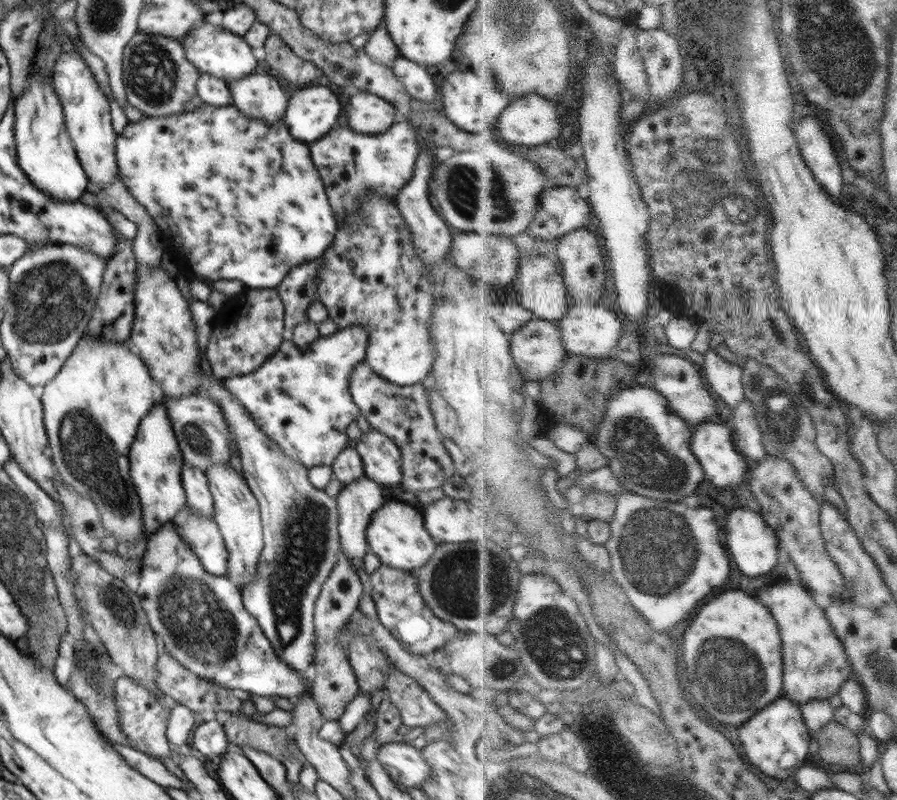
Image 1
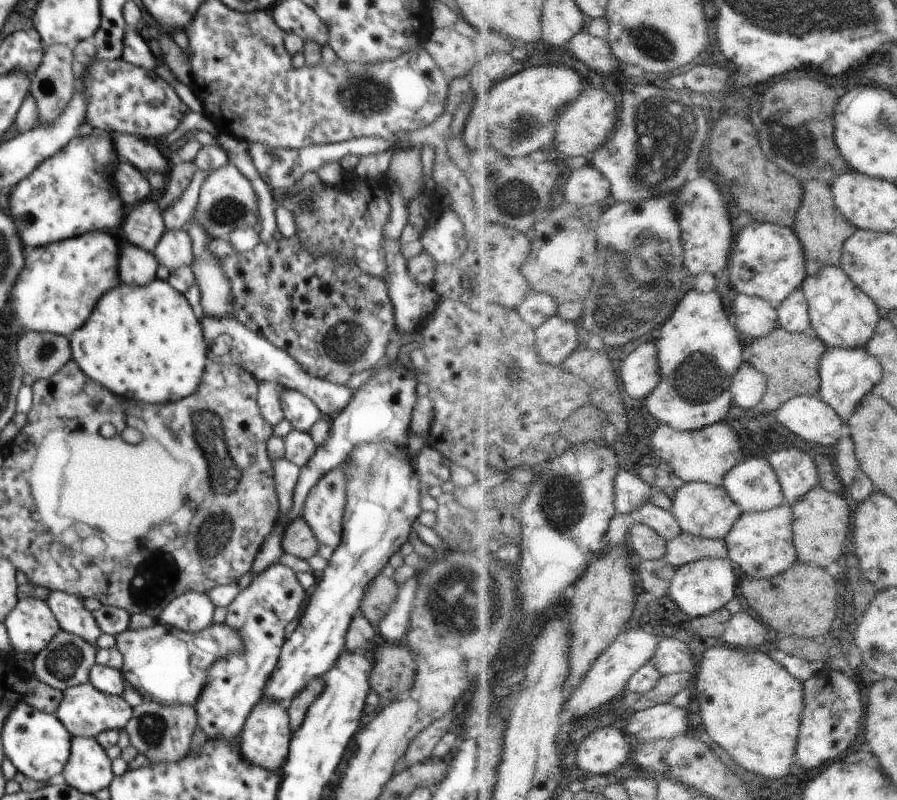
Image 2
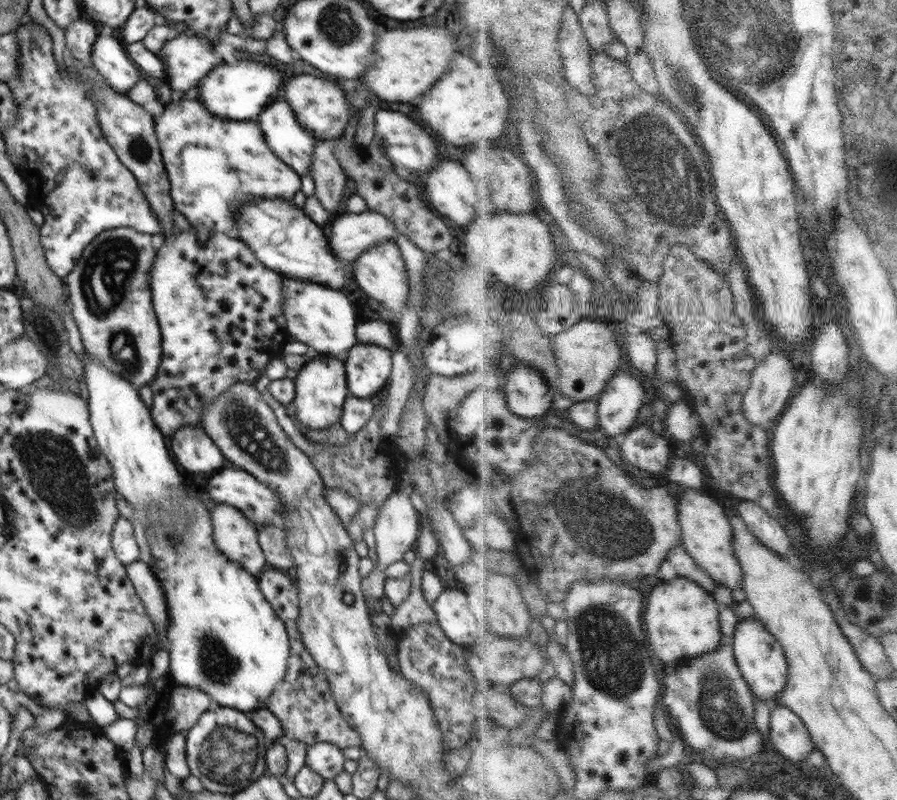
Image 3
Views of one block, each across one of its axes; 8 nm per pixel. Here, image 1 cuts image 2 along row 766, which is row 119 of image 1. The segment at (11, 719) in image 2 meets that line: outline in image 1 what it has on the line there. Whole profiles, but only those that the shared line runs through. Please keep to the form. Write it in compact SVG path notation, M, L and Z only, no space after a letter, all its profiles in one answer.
M33 58L33 60L31 60L31 66L29 66L29 75L28 75L28 76L27 76L27 86L25 86L25 90L23 90L23 94L21 94L21 96L16 96L16 97L14 97L14 98L13 98L13 100L14 100L14 104L15 104L15 108L14 108L14 112L15 112L15 116L14 116L14 120L15 120L15 122L14 122L14 136L15 136L15 144L16 144L16 150L17 150L17 161L18 161L18 164L19 164L19 167L20 167L20 168L21 168L21 169L22 169L22 170L23 170L23 171L24 171L24 172L25 172L25 173L26 173L26 174L27 174L27 177L28 177L28 178L29 178L29 179L30 179L30 180L31 180L31 183L32 183L32 184L33 184L33 185L34 185L34 186L35 186L35 187L36 187L36 188L39 188L39 190L41 190L41 191L42 191L42 192L43 192L43 193L44 193L44 194L47 194L47 195L48 195L48 196L51 196L51 198L55 198L55 200L65 200L65 201L66 201L66 202L71 202L71 200L77 200L77 199L82 199L82 196L83 196L83 195L84 195L84 193L85 193L85 192L86 192L86 190L87 190L87 187L88 187L88 182L89 182L89 180L88 180L88 177L87 177L87 176L86 176L86 173L85 173L85 172L84 172L84 169L83 169L83 168L82 168L82 167L81 167L81 164L80 164L80 161L79 161L79 160L78 160L78 157L77 157L77 154L76 154L76 151L75 151L75 148L74 148L74 145L73 145L73 144L72 144L72 141L71 141L71 140L70 140L70 137L69 137L69 134L68 134L68 131L67 131L67 130L66 130L66 127L65 127L65 126L66 126L66 122L65 122L65 121L64 121L64 110L63 110L63 108L62 108L62 105L61 105L61 102L60 102L60 99L59 99L59 96L58 96L58 95L57 95L57 94L56 94L56 93L55 93L55 90L54 90L54 89L53 89L53 87L52 87L52 85L50 85L50 83L48 83L48 82L47 82L47 81L42 81L42 79L40 79L40 77L39 77L39 76L37 76L37 75L35 75L35 76L34 76L34 75L33 75L33 74L32 74L32 70L31 70L31 67L32 67L32 65L33 65L33 64L34 64L34 60L35 60L35 58Z

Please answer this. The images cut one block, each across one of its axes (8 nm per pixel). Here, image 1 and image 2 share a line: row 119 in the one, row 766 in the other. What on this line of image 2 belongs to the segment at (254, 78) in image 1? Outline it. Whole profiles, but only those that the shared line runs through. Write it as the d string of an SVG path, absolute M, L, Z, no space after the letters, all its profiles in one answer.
M262 698L250 712L241 736L238 738L240 754L248 764L254 764L269 772L276 771L286 763L290 751L291 736L292 731L289 726L286 705L275 701L266 701Z

